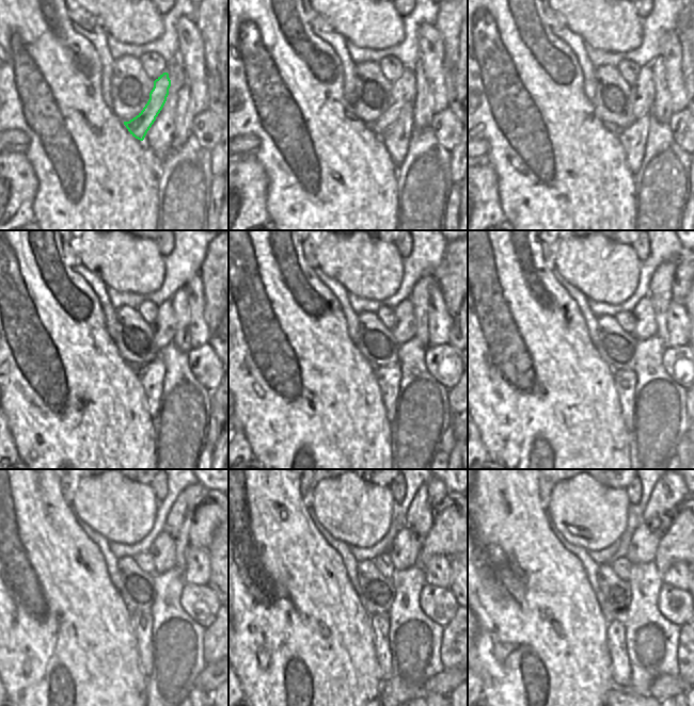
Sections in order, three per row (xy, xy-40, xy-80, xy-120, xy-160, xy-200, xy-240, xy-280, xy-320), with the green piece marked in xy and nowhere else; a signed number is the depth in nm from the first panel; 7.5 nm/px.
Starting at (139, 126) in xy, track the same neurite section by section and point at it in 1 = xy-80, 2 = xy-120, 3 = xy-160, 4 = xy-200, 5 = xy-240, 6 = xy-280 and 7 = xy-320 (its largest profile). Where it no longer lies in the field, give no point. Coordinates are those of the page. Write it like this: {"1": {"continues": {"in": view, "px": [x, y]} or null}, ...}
{"1": {"continues": {"in": "xy-80", "px": [643, 92]}}, "2": {"continues": {"in": "xy-120", "px": [163, 329]}}, "3": {"continues": {"in": "xy-160", "px": [405, 329]}}, "4": {"continues": {"in": "xy-200", "px": [644, 321]}}, "5": {"continues": {"in": "xy-240", "px": [162, 550]}}, "6": {"continues": {"in": "xy-280", "px": [404, 550]}}, "7": {"continues": {"in": "xy-320", "px": [644, 542]}}}

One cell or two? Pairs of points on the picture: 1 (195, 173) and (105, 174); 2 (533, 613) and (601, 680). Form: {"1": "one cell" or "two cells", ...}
{"1": "two cells", "2": "one cell"}

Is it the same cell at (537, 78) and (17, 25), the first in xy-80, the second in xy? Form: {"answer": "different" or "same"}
{"answer": "same"}

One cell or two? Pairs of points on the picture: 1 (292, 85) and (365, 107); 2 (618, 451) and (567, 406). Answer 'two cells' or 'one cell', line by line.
1: two cells
2: one cell

